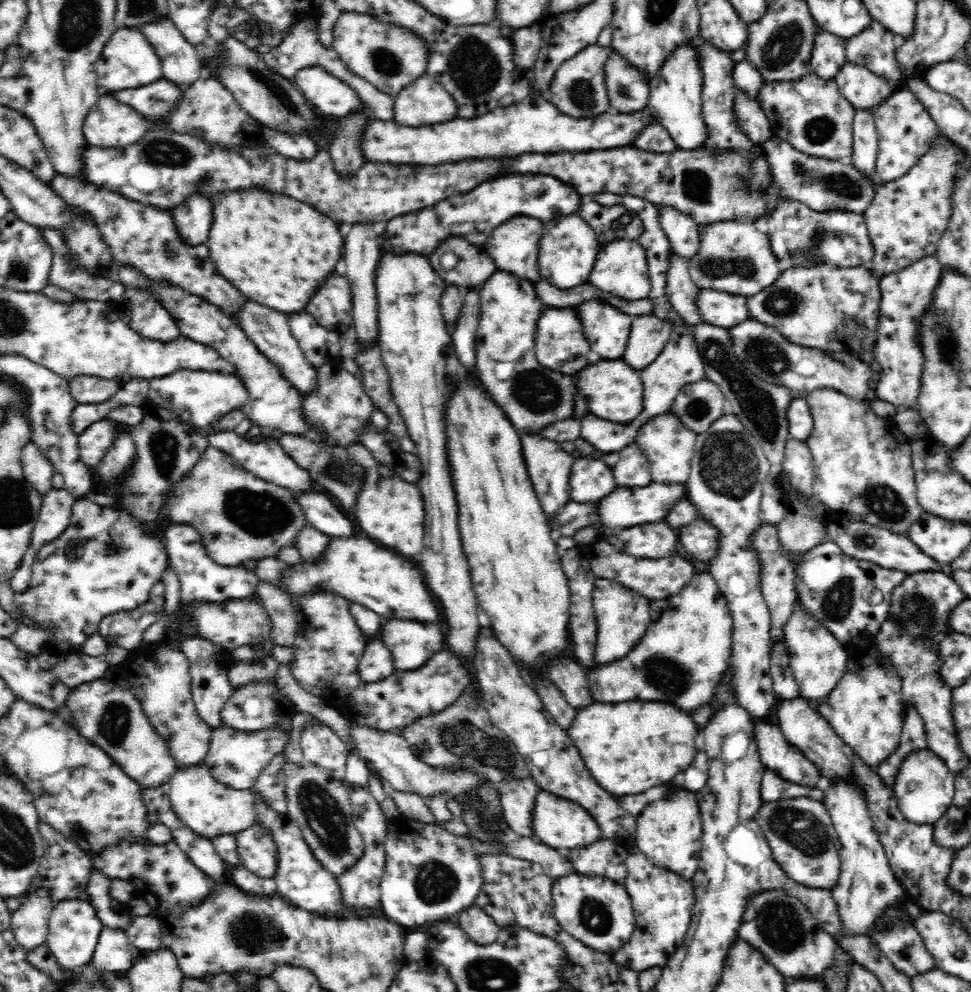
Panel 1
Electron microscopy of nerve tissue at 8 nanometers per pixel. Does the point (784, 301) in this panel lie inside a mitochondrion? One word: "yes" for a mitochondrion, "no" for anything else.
yes

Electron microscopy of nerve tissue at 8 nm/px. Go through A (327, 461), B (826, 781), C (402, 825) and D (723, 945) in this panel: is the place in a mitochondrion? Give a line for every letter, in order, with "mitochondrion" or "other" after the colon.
A: mitochondrion
B: other
C: other
D: other

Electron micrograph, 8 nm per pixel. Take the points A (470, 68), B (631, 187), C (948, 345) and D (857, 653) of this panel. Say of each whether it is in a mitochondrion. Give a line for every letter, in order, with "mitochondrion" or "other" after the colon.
A: mitochondrion
B: other
C: mitochondrion
D: other

